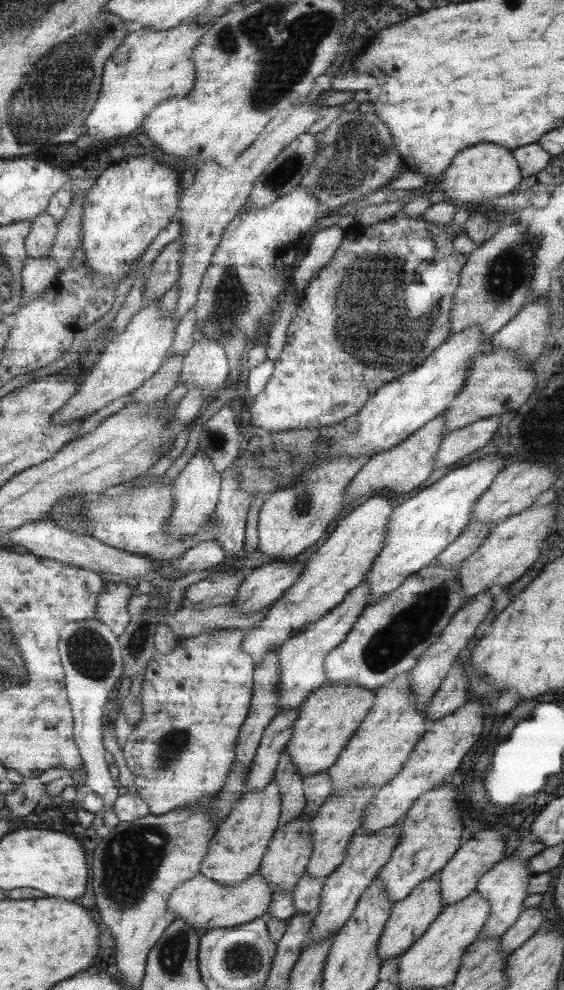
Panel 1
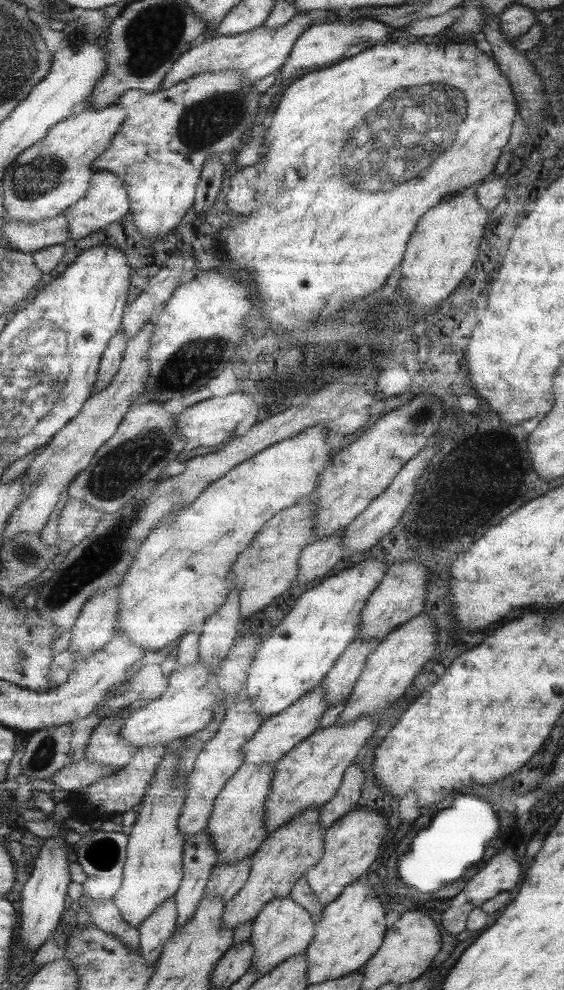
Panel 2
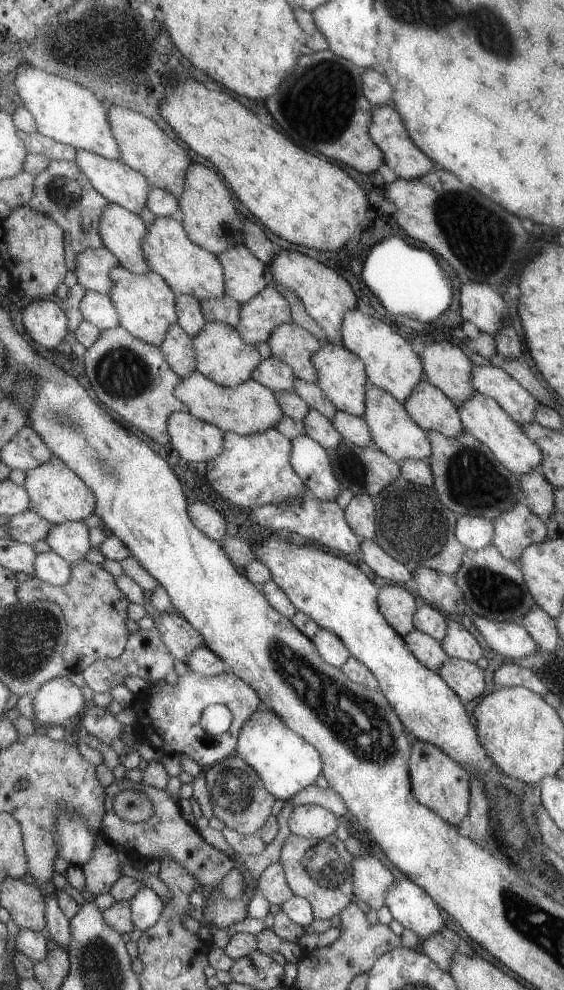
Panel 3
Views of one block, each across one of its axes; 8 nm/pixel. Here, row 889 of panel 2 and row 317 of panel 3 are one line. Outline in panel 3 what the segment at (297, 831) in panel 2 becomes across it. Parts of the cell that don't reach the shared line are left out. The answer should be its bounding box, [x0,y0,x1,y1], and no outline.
[234,283,291,346]

